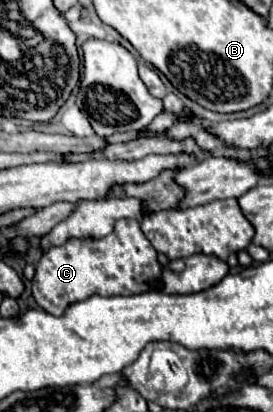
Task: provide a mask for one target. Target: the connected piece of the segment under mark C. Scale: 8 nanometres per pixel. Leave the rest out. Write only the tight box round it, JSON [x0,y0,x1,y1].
[31,219,161,315]

